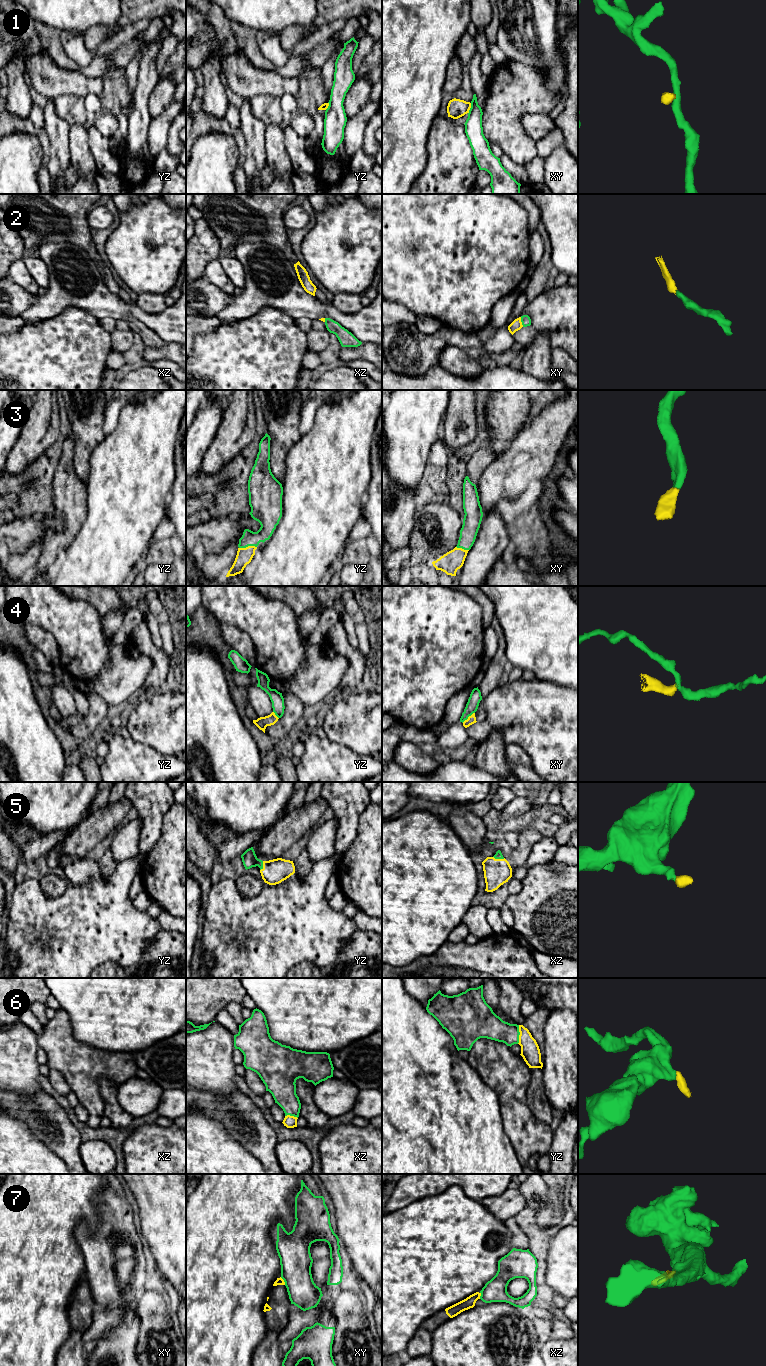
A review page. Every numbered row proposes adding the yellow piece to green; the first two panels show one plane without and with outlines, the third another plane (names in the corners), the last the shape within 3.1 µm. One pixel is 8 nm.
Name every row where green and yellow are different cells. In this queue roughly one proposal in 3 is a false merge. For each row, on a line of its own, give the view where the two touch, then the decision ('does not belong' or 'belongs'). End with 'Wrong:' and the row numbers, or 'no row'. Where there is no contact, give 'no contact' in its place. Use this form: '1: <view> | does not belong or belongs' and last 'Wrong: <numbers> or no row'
1: xy | does not belong
2: xy | belongs
3: yz | belongs
4: xy | does not belong
5: xz | belongs
6: yz | belongs
7: xy | does not belong
Wrong: 1, 4, 7

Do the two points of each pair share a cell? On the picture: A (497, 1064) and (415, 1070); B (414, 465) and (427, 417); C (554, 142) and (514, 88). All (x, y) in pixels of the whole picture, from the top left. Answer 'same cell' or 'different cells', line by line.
A: different cells
B: same cell
C: different cells

